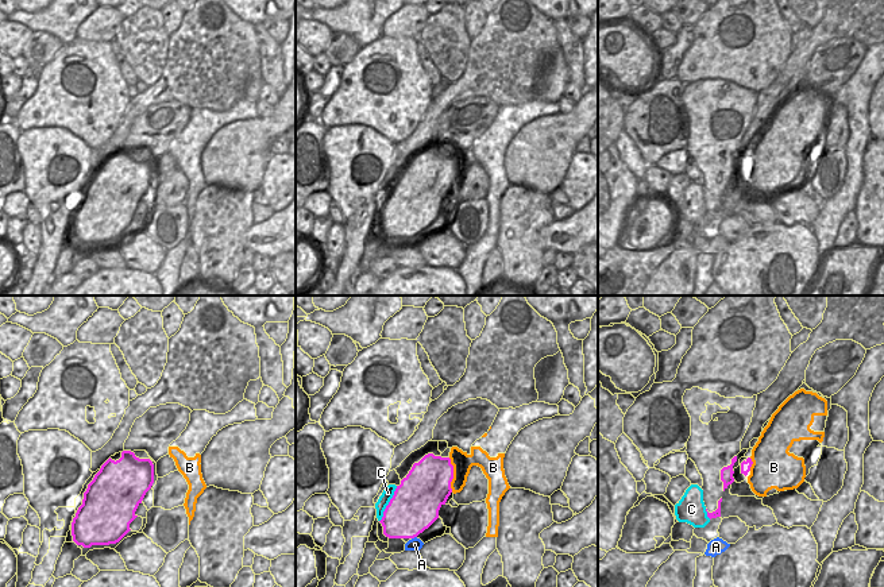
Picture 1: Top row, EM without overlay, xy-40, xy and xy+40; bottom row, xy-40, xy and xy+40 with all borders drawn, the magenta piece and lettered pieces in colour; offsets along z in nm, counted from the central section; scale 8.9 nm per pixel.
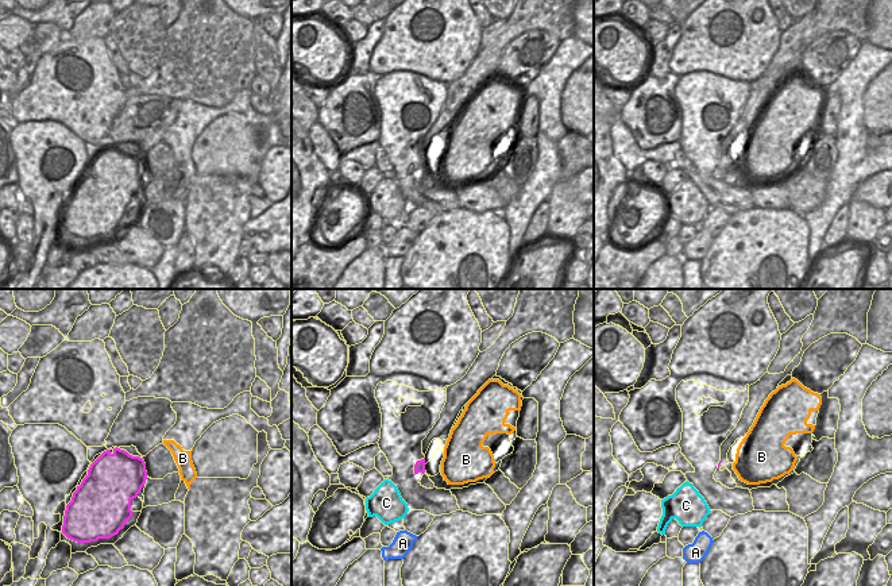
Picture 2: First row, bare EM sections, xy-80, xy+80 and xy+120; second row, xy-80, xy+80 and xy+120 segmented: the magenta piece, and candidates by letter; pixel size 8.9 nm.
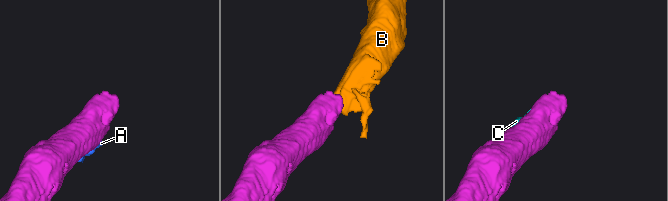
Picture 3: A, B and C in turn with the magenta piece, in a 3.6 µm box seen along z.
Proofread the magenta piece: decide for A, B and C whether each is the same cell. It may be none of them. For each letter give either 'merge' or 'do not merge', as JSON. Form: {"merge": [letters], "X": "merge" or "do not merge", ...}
{"merge": ["B"], "A": "do not merge", "B": "merge", "C": "do not merge"}

